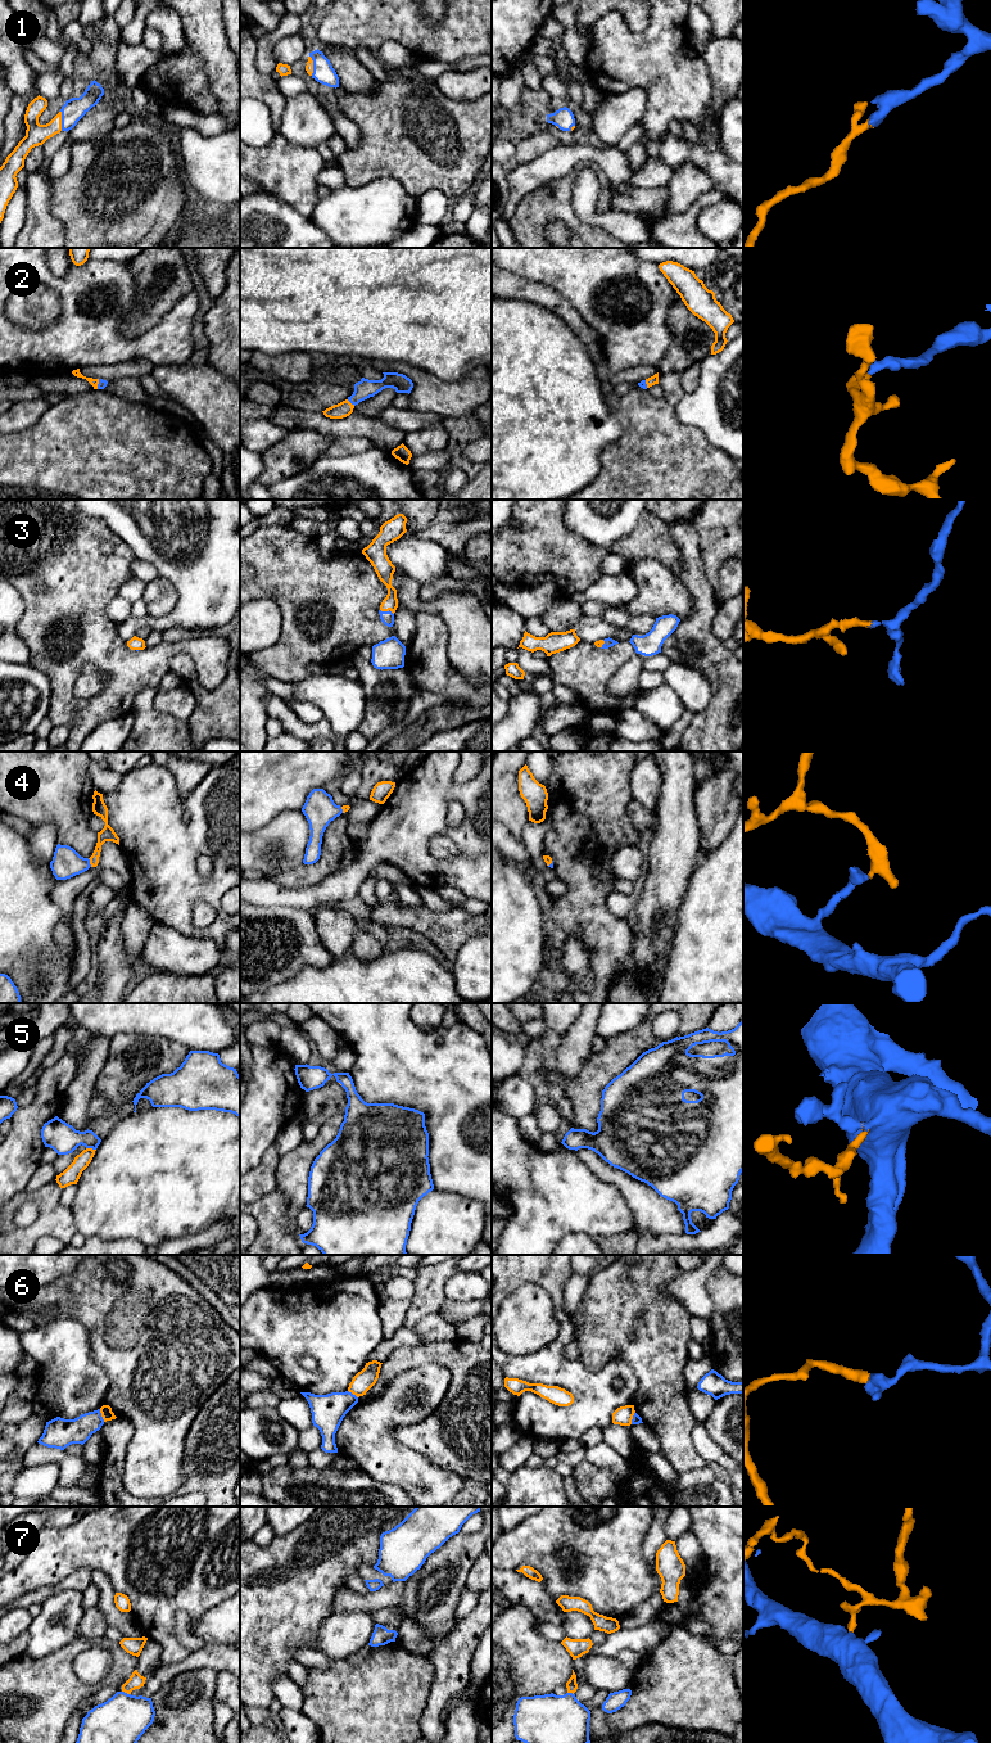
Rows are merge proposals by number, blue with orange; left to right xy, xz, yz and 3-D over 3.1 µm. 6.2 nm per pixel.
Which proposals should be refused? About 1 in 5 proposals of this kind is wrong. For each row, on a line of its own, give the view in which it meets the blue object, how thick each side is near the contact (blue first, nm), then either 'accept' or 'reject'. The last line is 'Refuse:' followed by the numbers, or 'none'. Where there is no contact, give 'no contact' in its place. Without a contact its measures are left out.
1: meets blue in xy; 140 nm thick on the blue side, 140 nm on the other; accept
2: meets blue in xz; 120 nm thick on the blue side, 100 nm on the other; accept
3: meets blue in xz; 80 nm thick on the blue side, 100 nm on the other; accept
4: meets blue in xy; 180 nm thick on the blue side, 90 nm on the other; accept
5: meets blue in xy; 190 nm thick on the blue side, 110 nm on the other; accept
6: meets blue in xy; 170 nm thick on the blue side, 70 nm on the other; reject
7: meets blue in xy; 300 nm thick on the blue side, 90 nm on the other; accept
Refuse: 6

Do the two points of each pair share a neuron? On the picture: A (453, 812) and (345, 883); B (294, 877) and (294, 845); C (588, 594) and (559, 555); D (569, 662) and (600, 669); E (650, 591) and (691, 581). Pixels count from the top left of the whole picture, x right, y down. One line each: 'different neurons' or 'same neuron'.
A: different neurons
B: different neurons
C: different neurons
D: same neuron
E: different neurons

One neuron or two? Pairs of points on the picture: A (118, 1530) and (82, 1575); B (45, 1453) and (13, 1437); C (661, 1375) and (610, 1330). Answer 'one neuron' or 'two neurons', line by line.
A: two neurons
B: two neurons
C: one neuron

